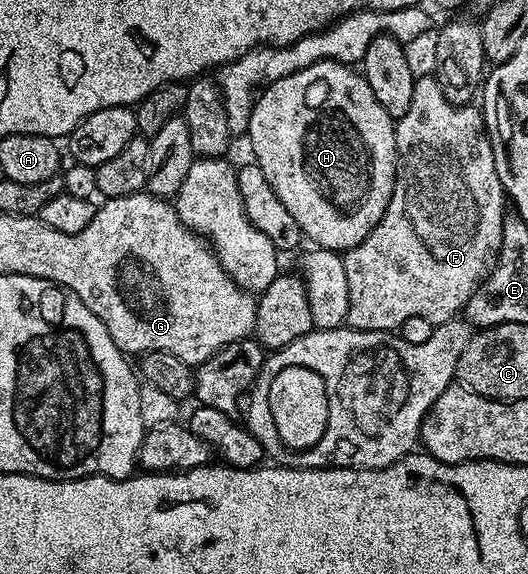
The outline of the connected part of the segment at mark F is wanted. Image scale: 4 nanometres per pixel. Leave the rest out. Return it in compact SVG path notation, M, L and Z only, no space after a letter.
M419 76L414 82L412 91L412 104L408 112L397 118L394 126L396 135L396 151L398 152L398 170L396 171L396 183L392 191L392 199L376 227L368 234L359 245L345 250L342 262L344 271L348 271L348 291L350 292L350 306L346 316L346 325L351 329L363 329L364 331L396 331L404 323L404 319L419 317L428 319L433 325L443 325L445 321L455 320L465 310L468 299L479 285L482 284L487 273L492 268L498 245L502 241L502 228L508 216L508 198L506 191L500 183L500 175L496 175L496 159L492 151L492 143L486 134L486 121L482 118L481 108L477 104L453 105L444 95L437 76Z

